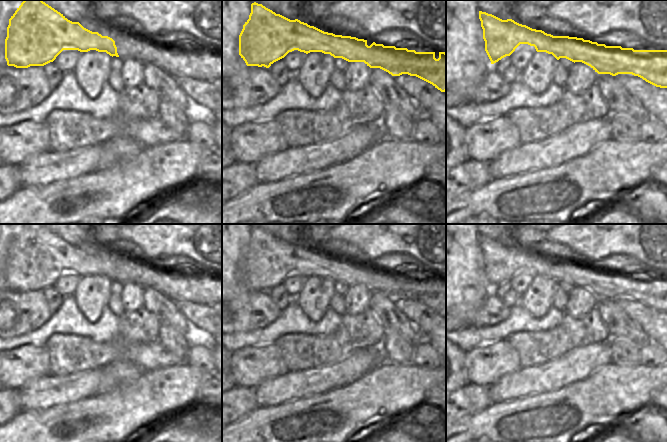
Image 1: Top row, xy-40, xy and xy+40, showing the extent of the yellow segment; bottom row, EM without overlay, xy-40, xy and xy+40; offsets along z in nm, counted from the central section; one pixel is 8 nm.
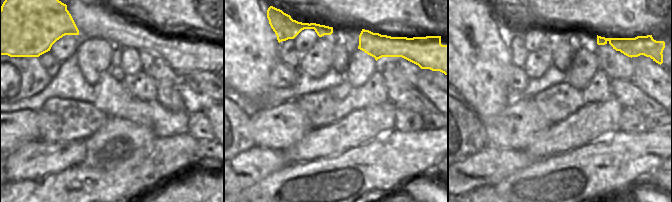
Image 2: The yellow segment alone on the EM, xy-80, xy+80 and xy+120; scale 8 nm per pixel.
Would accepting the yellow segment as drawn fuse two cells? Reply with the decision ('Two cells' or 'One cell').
One cell.

